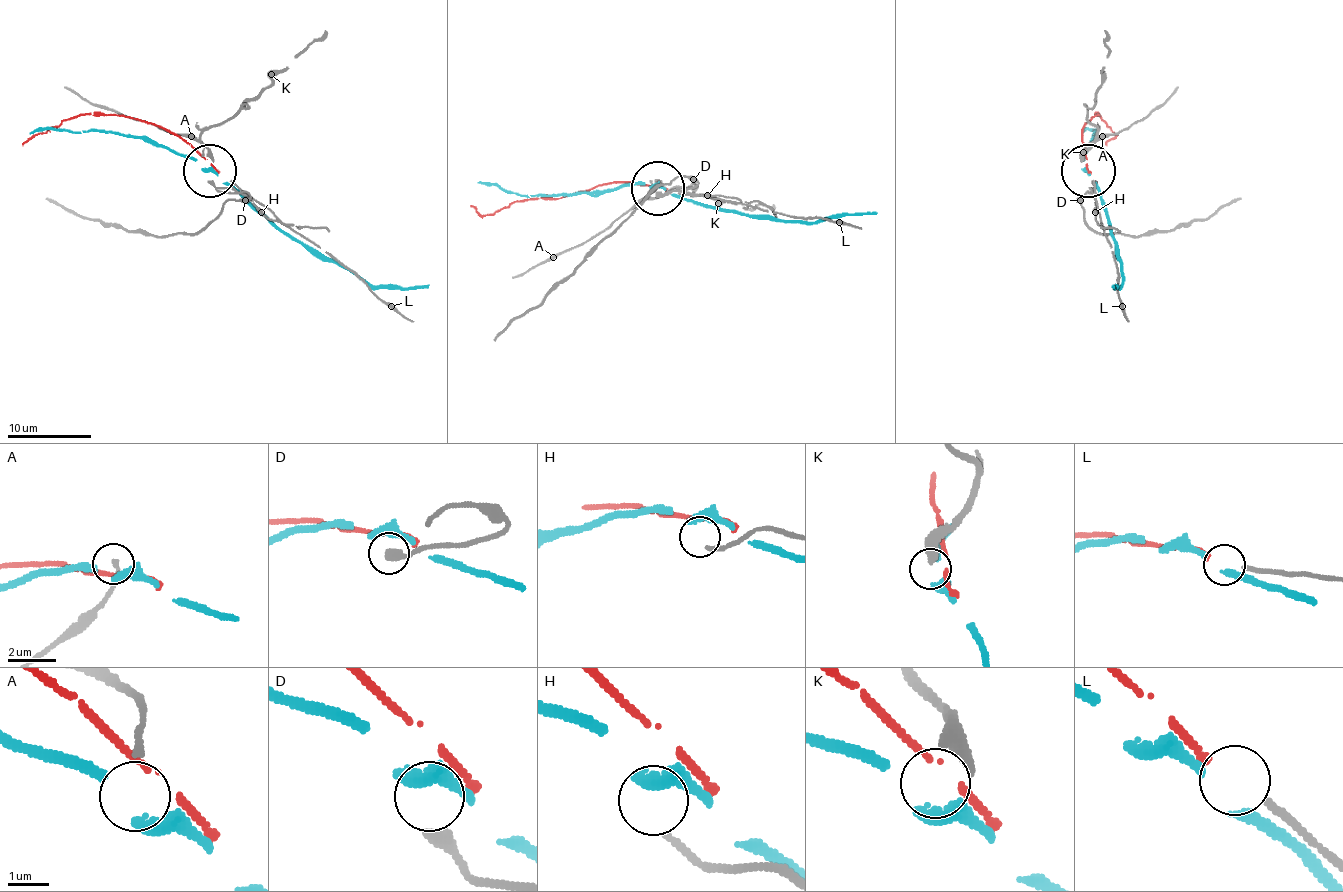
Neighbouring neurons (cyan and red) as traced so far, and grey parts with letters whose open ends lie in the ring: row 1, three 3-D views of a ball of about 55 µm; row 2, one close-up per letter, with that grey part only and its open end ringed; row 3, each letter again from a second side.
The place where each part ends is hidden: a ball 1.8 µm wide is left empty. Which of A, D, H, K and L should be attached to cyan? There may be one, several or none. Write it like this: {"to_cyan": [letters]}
{"to_cyan": []}

